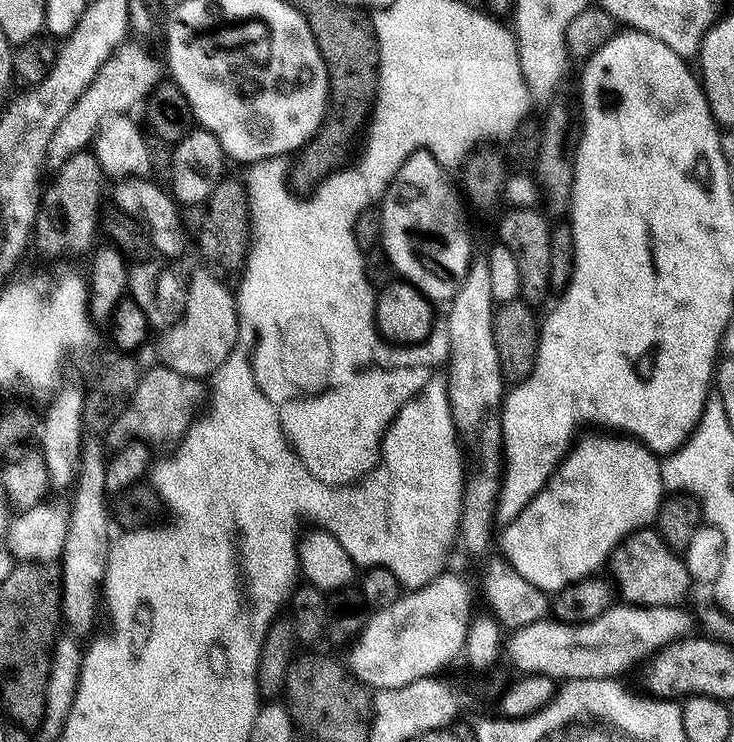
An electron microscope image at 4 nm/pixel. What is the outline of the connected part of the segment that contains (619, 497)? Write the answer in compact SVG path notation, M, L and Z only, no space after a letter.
M606 435L610 436L577 439L571 451L556 465L555 472L544 483L541 492L513 520L503 525L504 533L500 536L503 559L518 574L522 574L526 582L541 588L545 594L562 590L562 586L578 582L584 576L599 573L621 540L639 528L649 527L655 521L660 501L666 495L657 453L627 435Z

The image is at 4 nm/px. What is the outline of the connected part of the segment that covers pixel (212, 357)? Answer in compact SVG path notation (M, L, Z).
M196 272L192 281L187 281L188 297L184 312L176 325L163 329L161 336L164 337L156 344L156 352L164 368L172 368L178 374L193 378L211 377L220 369L222 362L226 362L238 338L238 314L233 289L228 289L219 275L208 272Z

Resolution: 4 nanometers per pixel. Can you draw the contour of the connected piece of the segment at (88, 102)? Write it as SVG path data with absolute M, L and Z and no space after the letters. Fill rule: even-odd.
M125 42L112 53L106 63L100 67L98 74L94 78L94 82L90 82L90 86L82 94L82 98L78 98L74 102L74 106L70 110L70 114L66 114L66 118L62 118L62 122L58 122L58 130L54 130L54 134L50 138L50 146L46 157L46 164L49 169L55 170L61 168L66 162L66 158L70 158L76 152L85 151L95 141L96 133L101 124L109 119L110 114L124 114L132 108L136 103L139 105L151 93L157 84L161 83L160 68L162 72L162 64L155 60L152 56L147 56L142 49L136 48L132 52L131 43Z

